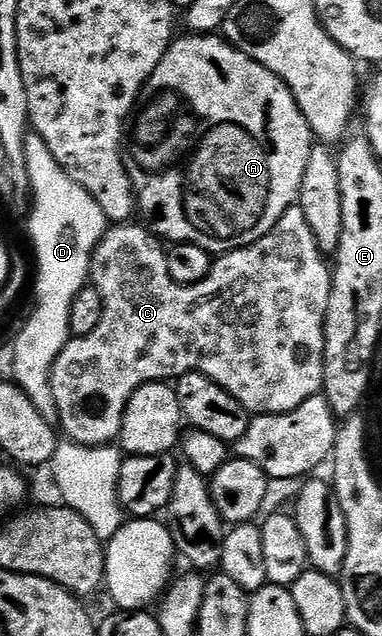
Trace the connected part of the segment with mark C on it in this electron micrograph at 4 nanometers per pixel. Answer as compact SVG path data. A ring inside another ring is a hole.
M293 206L286 210L286 214L282 214L282 218L274 225L270 231L258 242L254 242L245 248L238 248L235 252L225 252L213 263L212 271L209 272L208 277L202 281L201 284L179 284L174 282L174 278L170 278L170 266L168 265L168 254L165 245L162 243L161 237L153 234L147 227L139 228L136 222L125 222L119 226L109 227L104 234L104 239L101 240L99 247L96 248L96 253L92 258L92 270L90 273L90 280L95 287L100 289L102 298L104 299L104 313L102 314L102 322L98 322L98 330L90 330L90 334L85 336L78 336L69 339L68 345L62 350L62 354L58 354L58 358L52 367L52 382L51 386L54 390L54 402L56 403L56 410L58 413L58 422L64 426L65 432L68 434L67 439L74 444L85 444L91 448L103 448L111 445L113 442L119 441L120 431L122 430L122 418L126 406L130 402L130 398L137 390L144 384L159 384L161 382L175 382L180 377L187 374L187 372L201 372L206 378L210 378L214 382L218 382L218 386L225 388L231 396L241 404L241 406L248 411L249 414L259 414L262 416L269 416L270 414L278 414L279 412L293 412L298 406L302 406L302 402L306 402L311 396L317 395L324 386L324 351L326 350L326 334L324 327L326 326L327 310L330 306L330 292L332 290L332 273L333 269L330 267L329 261L326 259L325 253L319 248L318 242L315 240L314 232L310 225L306 222L306 214L299 206Z

